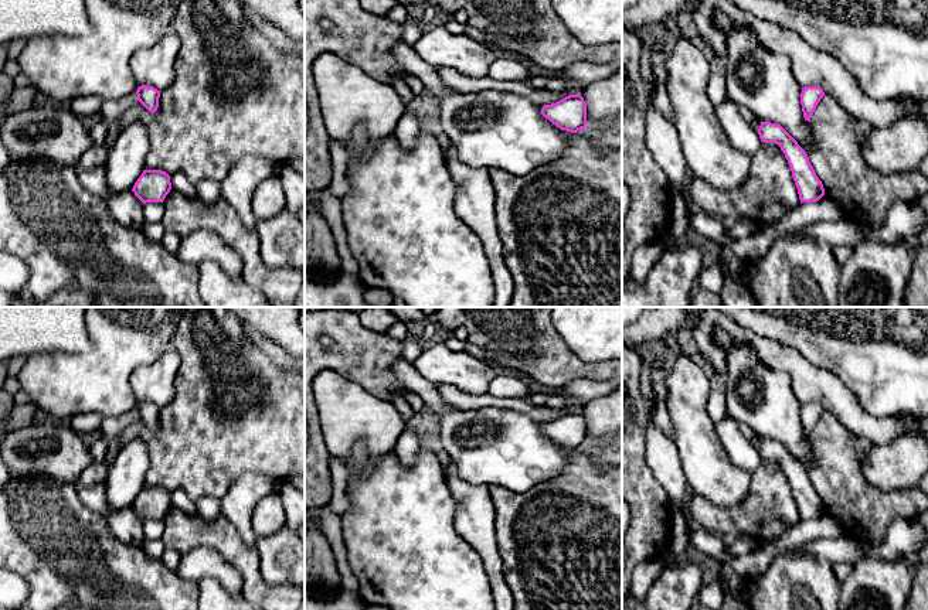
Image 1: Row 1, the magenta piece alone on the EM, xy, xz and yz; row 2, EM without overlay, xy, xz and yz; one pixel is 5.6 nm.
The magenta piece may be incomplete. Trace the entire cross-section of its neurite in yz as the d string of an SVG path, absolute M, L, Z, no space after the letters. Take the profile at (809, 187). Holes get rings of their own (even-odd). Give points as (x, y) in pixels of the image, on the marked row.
M761 122L758 129L761 142L775 143L783 151L792 171L799 200L802 202L816 202L825 195L825 188L816 175L806 151L781 126L771 122Z

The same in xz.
M568 95L555 103L544 105L541 115L571 133L587 127L587 103L581 95Z

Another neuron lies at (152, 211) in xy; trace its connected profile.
M162 202L143 204L145 224L162 222L163 215L164 215L164 207Z

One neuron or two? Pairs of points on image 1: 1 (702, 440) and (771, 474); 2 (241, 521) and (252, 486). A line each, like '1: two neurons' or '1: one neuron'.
1: two neurons
2: one neuron

